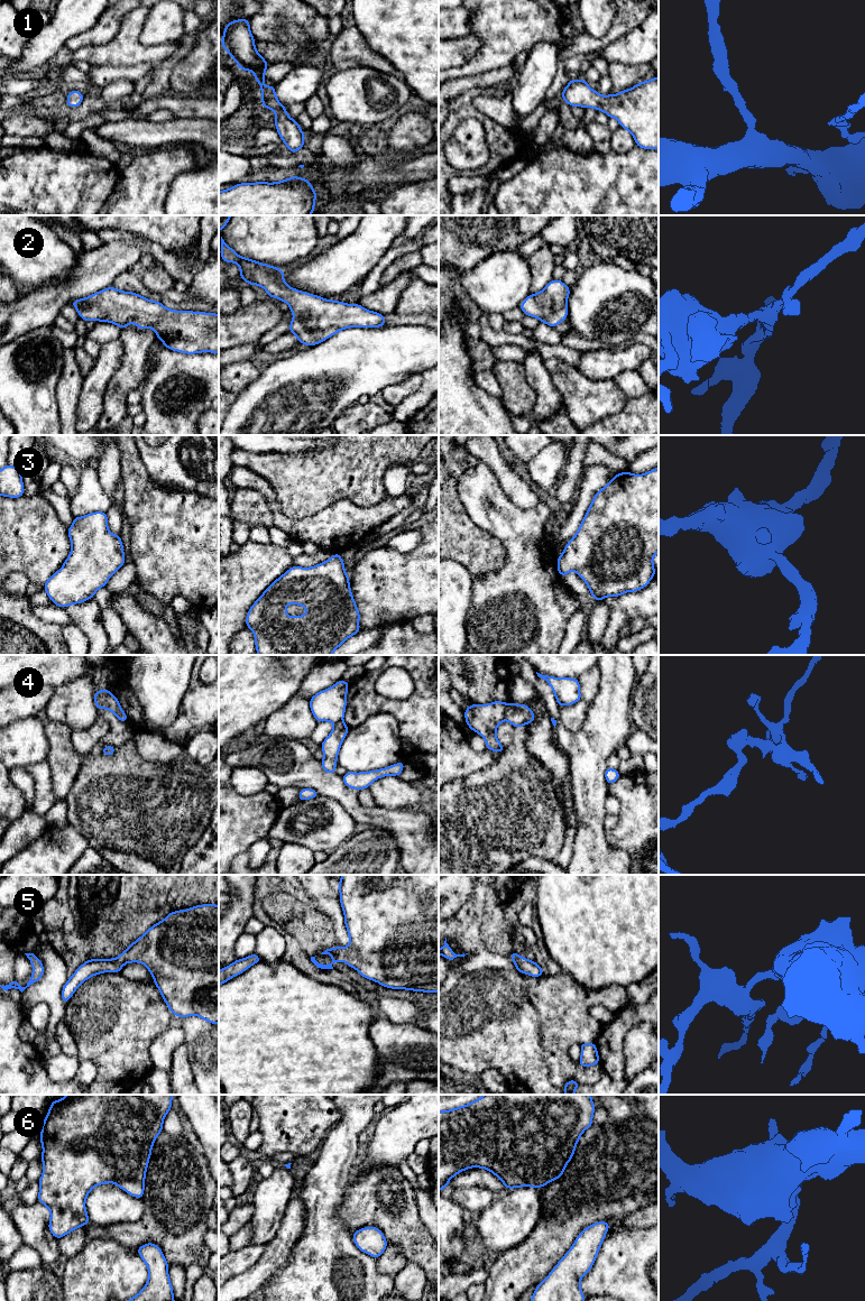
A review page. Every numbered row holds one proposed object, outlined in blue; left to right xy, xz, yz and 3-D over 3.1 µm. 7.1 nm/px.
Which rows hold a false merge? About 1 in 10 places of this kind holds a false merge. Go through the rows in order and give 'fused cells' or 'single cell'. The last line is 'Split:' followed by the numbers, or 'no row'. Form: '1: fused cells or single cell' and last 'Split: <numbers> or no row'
1: single cell
2: single cell
3: single cell
4: fused cells
5: single cell
6: single cell
Split: 4

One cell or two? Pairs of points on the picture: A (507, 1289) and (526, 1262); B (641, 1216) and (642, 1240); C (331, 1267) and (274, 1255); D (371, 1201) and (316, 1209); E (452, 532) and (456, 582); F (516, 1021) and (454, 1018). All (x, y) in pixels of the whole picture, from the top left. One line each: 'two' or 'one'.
A: one
B: two
C: two
D: two
E: two
F: one

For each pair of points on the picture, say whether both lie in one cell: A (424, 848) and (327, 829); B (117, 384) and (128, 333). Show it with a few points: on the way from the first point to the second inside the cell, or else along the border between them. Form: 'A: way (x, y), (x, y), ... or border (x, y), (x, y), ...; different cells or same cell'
A: border (338, 802), (356, 822); different cells
B: way (129, 371), (130, 345); same cell

